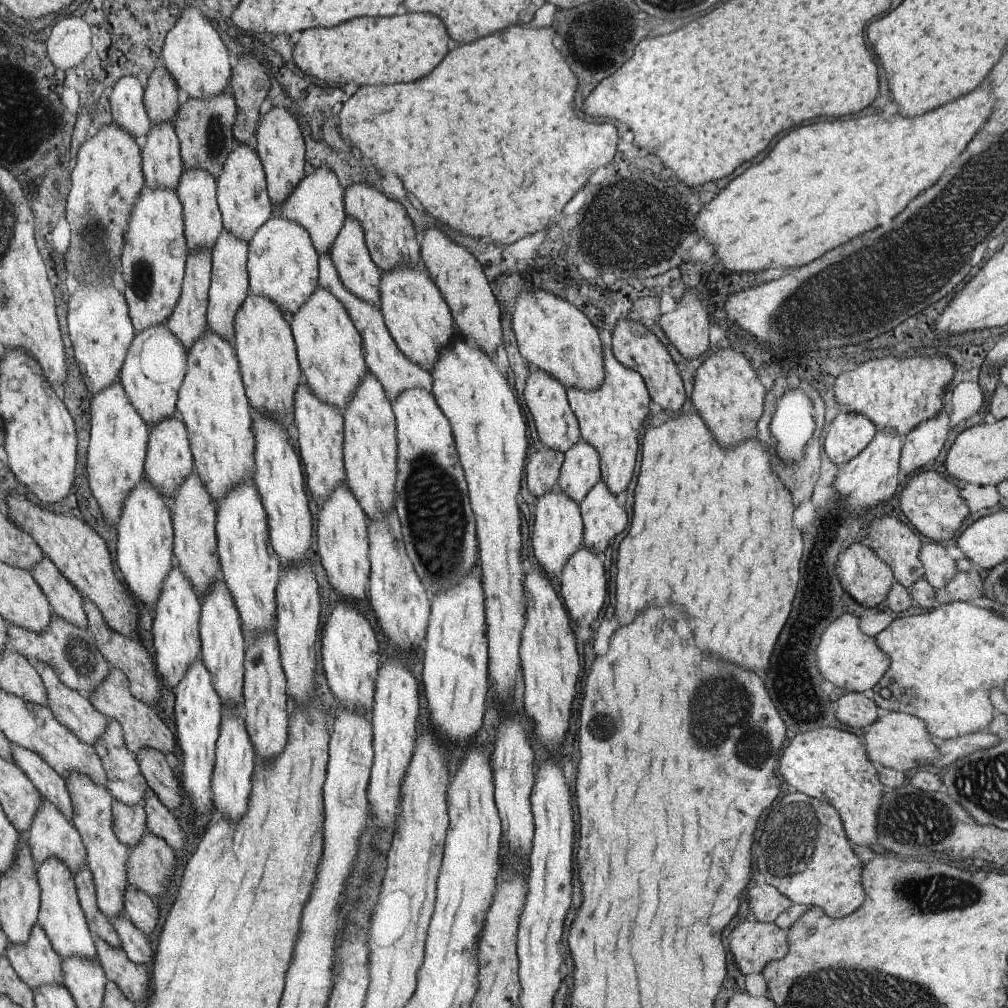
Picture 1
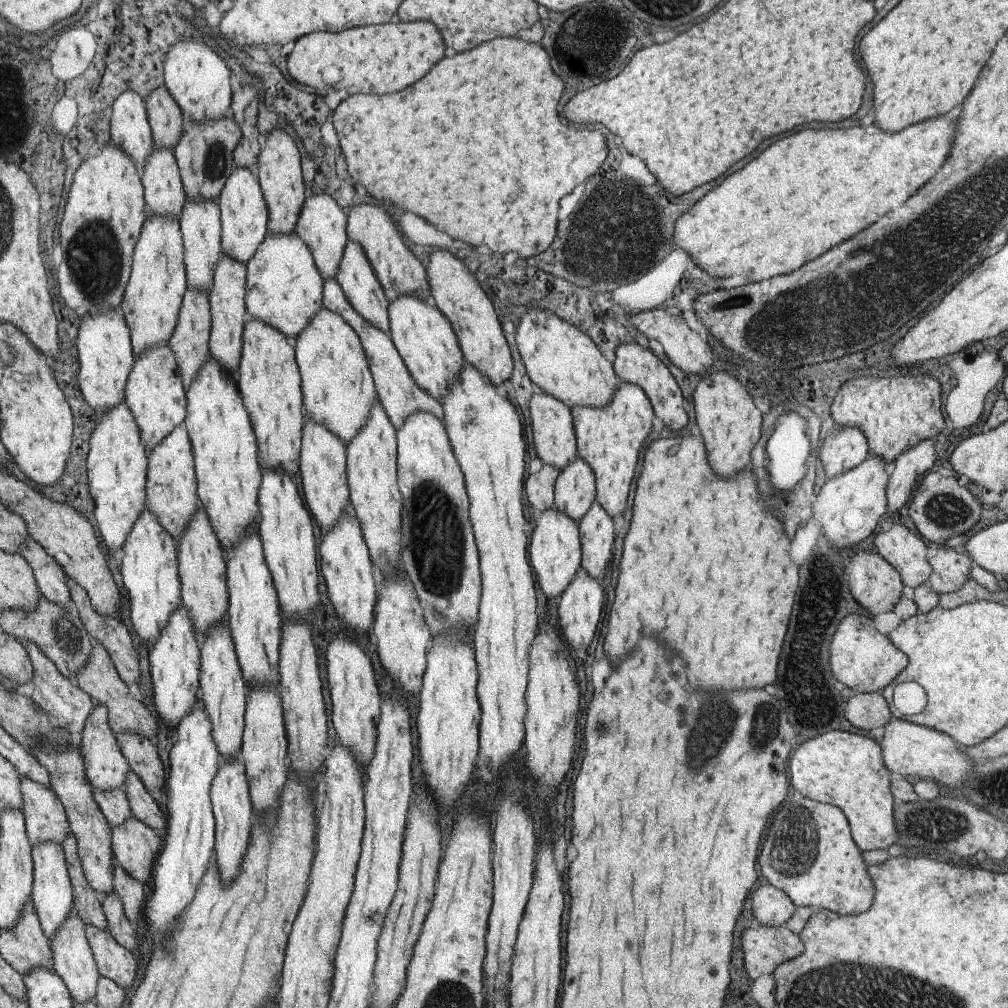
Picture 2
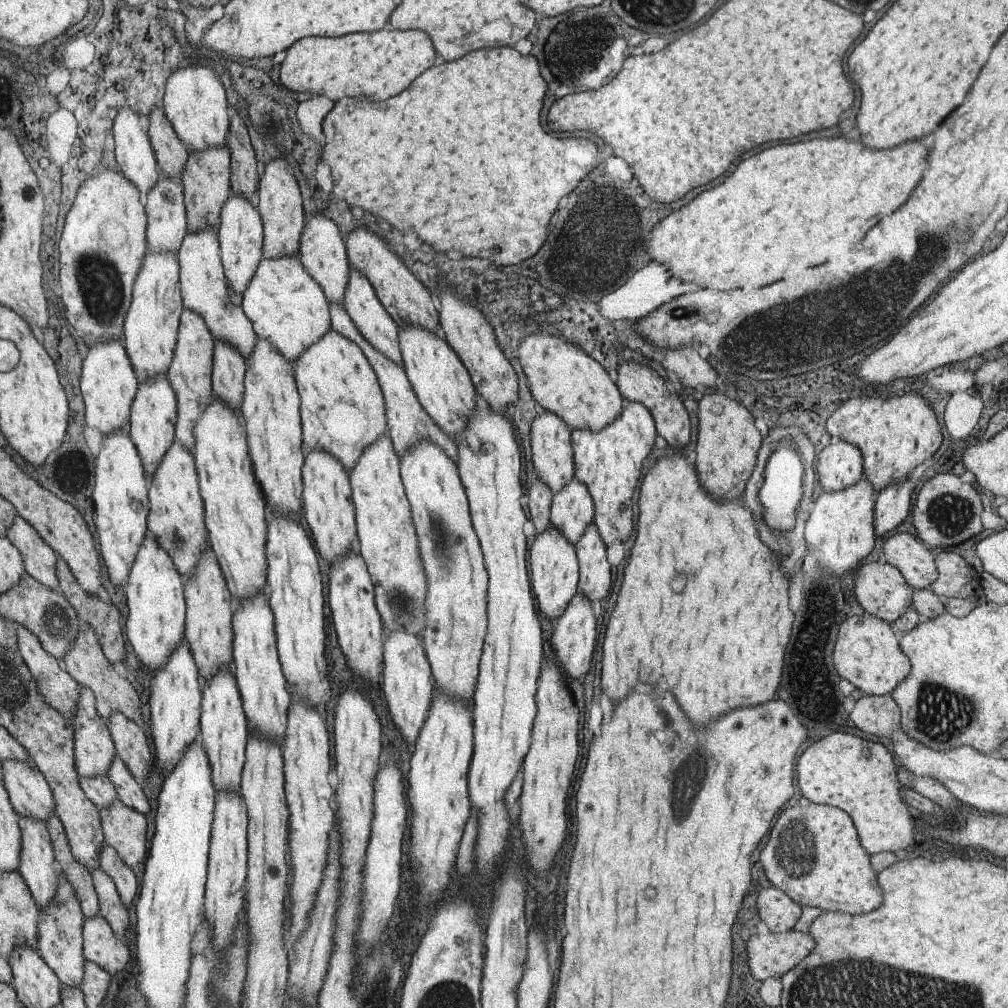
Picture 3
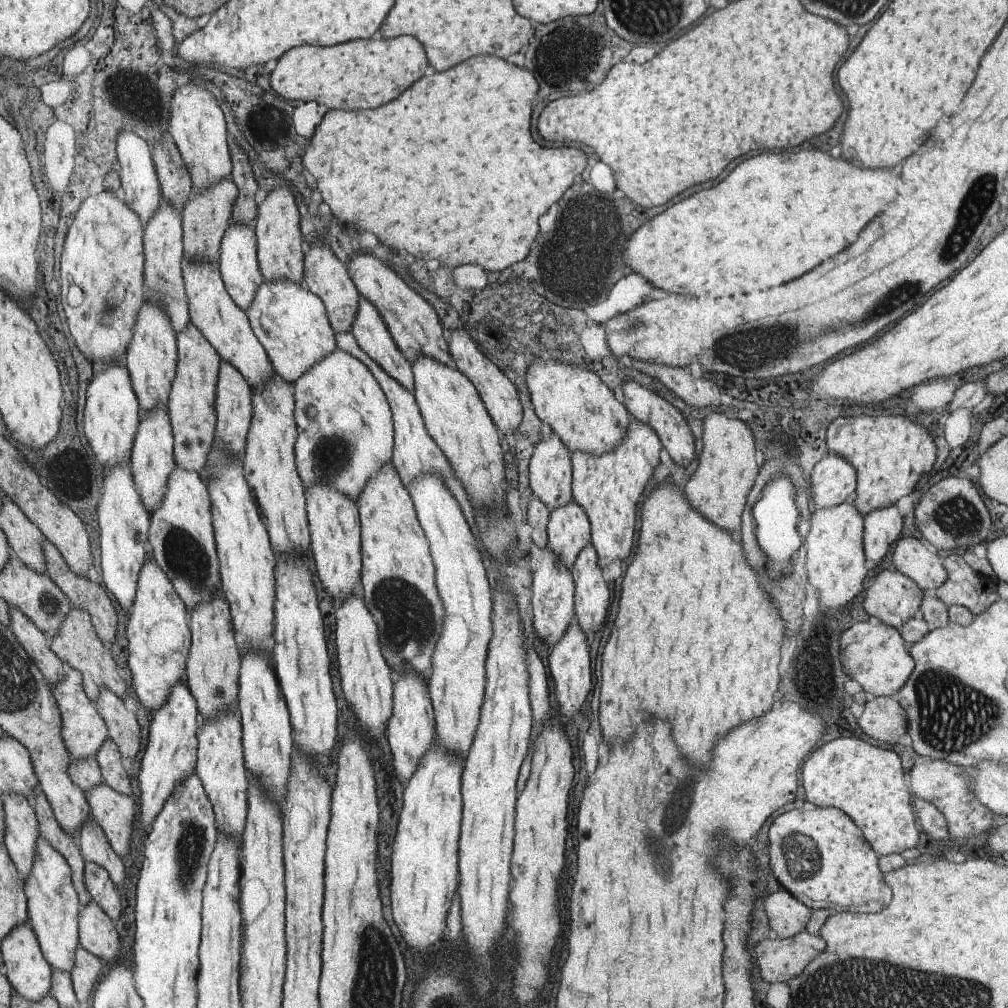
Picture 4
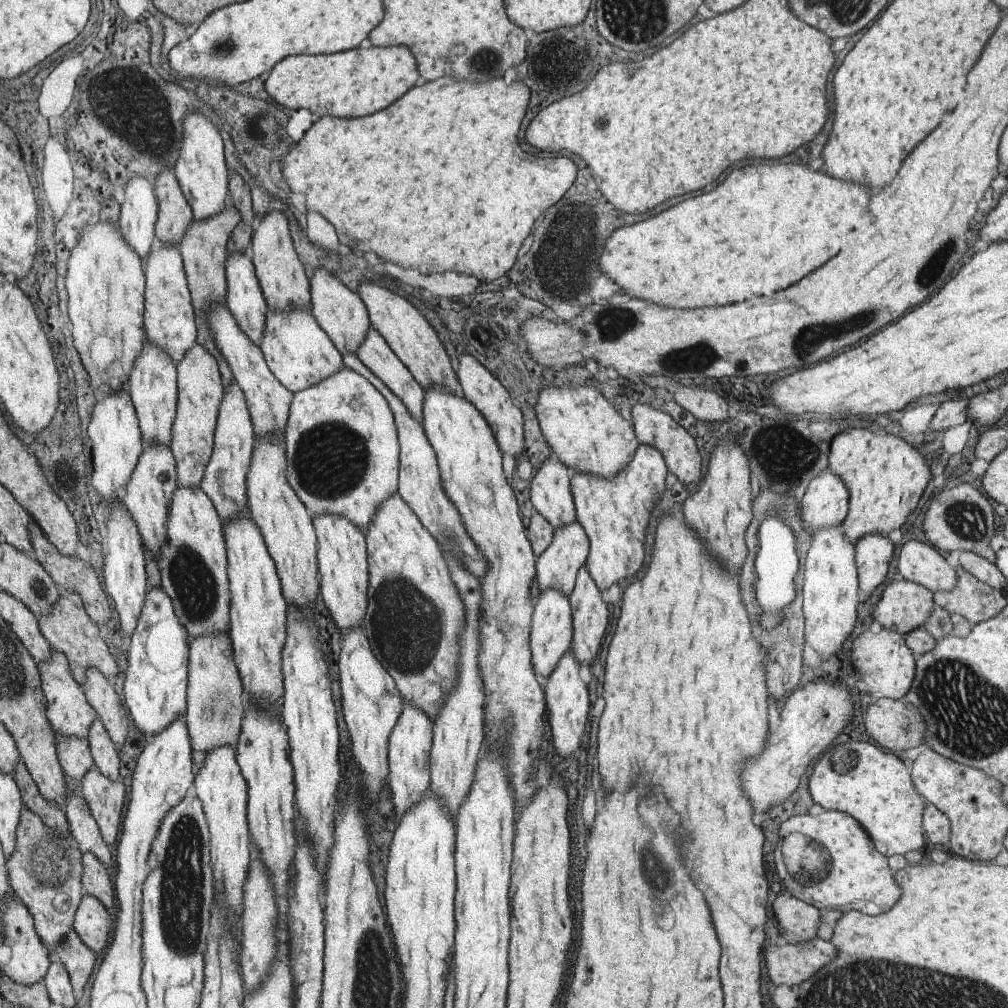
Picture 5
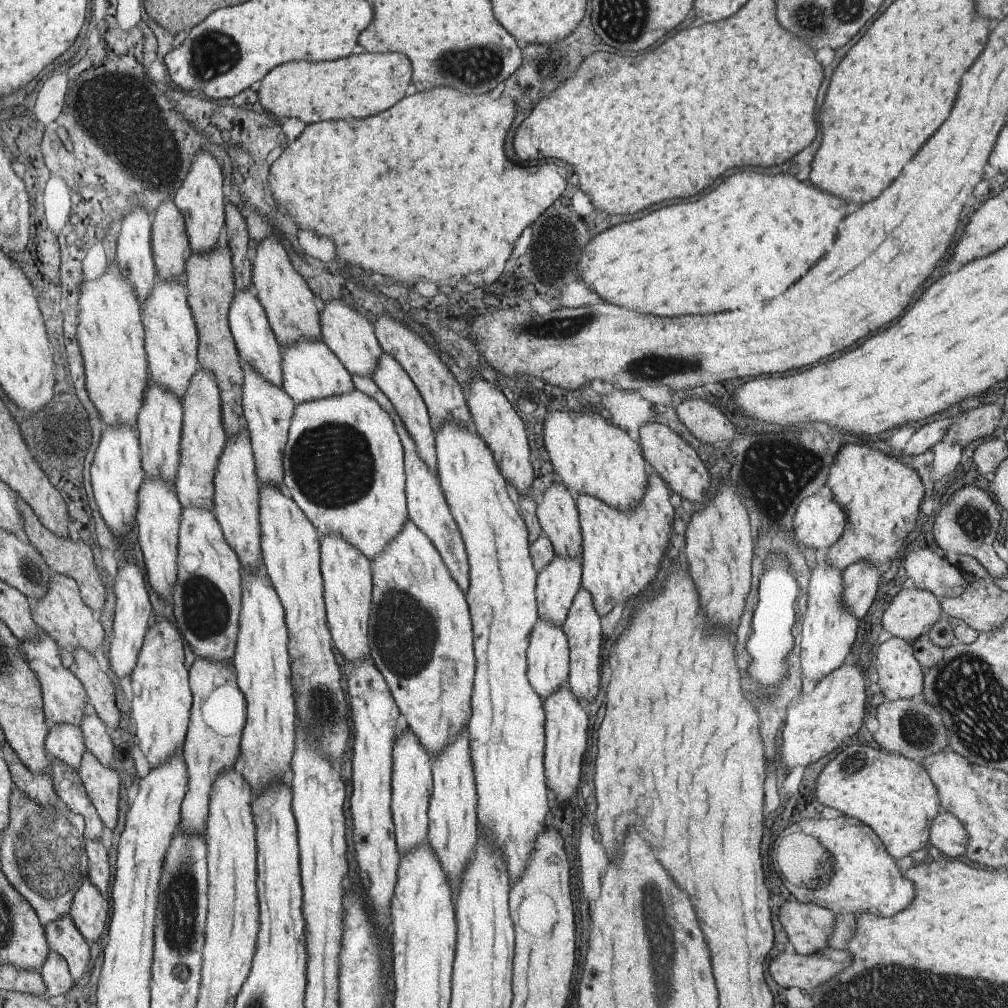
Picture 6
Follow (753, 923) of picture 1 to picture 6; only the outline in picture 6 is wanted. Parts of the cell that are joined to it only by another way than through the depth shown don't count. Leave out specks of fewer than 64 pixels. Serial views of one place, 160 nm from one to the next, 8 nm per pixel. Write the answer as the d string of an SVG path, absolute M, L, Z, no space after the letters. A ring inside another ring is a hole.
M826 946L813 955L782 952L772 959L769 972L775 984L781 988L798 988L805 993L823 983L849 966L847 950Z

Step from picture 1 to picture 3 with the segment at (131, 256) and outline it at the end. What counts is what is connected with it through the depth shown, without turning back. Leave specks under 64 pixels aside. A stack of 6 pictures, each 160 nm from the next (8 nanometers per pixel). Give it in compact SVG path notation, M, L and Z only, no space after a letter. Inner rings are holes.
M147 253L145 264L141 263L141 276L137 277L137 284L133 283L133 308L129 309L129 316L125 315L121 343L127 358L130 360L136 379L139 384L153 380L157 375L165 375L176 343L178 318L183 309L183 300L180 295L179 262L175 253Z

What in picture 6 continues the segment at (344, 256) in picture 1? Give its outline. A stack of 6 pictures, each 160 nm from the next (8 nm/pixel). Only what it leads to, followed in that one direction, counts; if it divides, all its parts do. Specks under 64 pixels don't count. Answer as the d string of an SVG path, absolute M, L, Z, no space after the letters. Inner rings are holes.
M388 354L380 356L379 363L377 363L375 371L372 372L371 379L379 386L380 391L388 397L391 404L393 404L393 408L396 409L404 427L411 434L416 444L417 454L421 456L421 460L436 476L435 432L433 432L433 428L431 427L431 420L428 416L423 397L418 392L416 385L412 383L412 380L404 369L401 368L401 365L397 364L395 358L390 357Z

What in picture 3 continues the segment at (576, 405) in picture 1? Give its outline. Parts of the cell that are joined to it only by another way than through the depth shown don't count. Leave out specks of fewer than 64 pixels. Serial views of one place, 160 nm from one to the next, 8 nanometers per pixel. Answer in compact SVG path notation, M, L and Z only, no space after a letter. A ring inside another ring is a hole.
M625 402L619 416L600 431L578 429L570 432L574 478L585 485L592 498L592 523L607 547L615 540L627 540L631 530L631 496L641 475L643 460L654 449L656 428L649 411L636 402Z

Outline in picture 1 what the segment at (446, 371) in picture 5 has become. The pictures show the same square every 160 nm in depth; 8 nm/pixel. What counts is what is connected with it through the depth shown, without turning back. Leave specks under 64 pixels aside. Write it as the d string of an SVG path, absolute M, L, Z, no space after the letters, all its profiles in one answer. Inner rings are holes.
M370 180L355 182L345 188L345 212L349 218L360 222L364 230L365 245L371 254L376 268L382 272L389 272L391 268L401 264L418 264L419 246L415 242L413 224L407 218L400 202L393 202L393 197L385 196L370 184Z

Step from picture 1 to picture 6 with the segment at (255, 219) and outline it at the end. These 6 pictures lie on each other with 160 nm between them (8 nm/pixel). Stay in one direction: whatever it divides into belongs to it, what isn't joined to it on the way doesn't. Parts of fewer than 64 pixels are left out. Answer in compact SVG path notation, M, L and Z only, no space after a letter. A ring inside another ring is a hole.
M252 290L241 291L233 297L231 307L228 308L228 327L231 329L237 352L240 353L242 360L251 365L266 381L283 390L284 372L281 368L281 354L277 350L276 338L273 338L272 327L268 323L264 308Z

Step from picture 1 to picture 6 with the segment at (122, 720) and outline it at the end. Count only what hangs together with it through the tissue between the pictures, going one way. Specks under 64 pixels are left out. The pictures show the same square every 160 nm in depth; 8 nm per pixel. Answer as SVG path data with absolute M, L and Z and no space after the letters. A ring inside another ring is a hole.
M51 572L51 576L47 595L33 600L32 617L35 624L56 641L60 660L64 663L65 668L73 672L75 670L73 654L75 654L76 648L84 648L93 656L95 648L103 640L103 628L93 618L91 610L87 608L87 605L82 600L76 581L68 576L53 572Z

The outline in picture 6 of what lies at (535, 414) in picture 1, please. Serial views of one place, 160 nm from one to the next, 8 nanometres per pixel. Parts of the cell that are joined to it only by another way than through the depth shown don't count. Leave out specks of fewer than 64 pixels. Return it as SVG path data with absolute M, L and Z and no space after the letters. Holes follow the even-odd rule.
M560 483L544 490L536 506L536 517L543 535L552 544L555 557L579 557L582 536L575 497Z

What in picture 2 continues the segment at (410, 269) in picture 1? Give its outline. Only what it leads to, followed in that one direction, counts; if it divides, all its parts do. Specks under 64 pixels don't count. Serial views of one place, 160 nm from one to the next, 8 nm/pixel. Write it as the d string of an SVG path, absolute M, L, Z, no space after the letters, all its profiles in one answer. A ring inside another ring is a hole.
M403 295L389 302L387 307L389 338L396 351L416 384L441 404L448 388L458 380L464 364L452 325L431 302L421 301L417 297Z

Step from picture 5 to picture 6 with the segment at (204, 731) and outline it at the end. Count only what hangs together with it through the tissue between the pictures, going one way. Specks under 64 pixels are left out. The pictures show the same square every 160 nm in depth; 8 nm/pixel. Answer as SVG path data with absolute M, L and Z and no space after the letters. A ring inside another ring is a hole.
M195 658L189 668L189 688L193 694L193 706L182 748L187 768L187 790L180 804L179 828L201 835L206 829L208 804L211 803L212 784L216 778L233 768L240 750L239 736L246 719L245 701L236 683L234 668L229 662L217 663Z

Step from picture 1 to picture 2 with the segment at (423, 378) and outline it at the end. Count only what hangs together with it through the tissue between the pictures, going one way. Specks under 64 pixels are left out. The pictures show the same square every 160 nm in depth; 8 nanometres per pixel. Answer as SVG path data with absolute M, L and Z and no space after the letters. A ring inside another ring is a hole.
M326 279L325 281L324 308L329 312L339 315L341 320L347 322L353 329L353 332L356 332L356 335L360 337L360 343L363 345L364 352L367 354L368 367L371 369L372 379L376 387L376 398L393 426L399 429L404 423L404 420L415 411L431 413L444 424L443 406L412 379L410 372L404 364L403 358L396 351L396 347L389 336L383 331L367 324L351 308L351 305L345 300L341 287L336 283L335 279Z

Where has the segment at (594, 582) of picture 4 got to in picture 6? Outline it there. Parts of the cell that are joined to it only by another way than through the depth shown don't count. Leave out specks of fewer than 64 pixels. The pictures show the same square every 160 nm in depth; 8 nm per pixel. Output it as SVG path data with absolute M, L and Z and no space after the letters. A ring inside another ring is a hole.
M580 588L580 591L573 597L566 619L560 626L568 642L568 689L573 693L578 702L587 702L588 706L593 705L593 699L597 695L599 684L599 642L601 642L600 616L594 611L590 594Z

